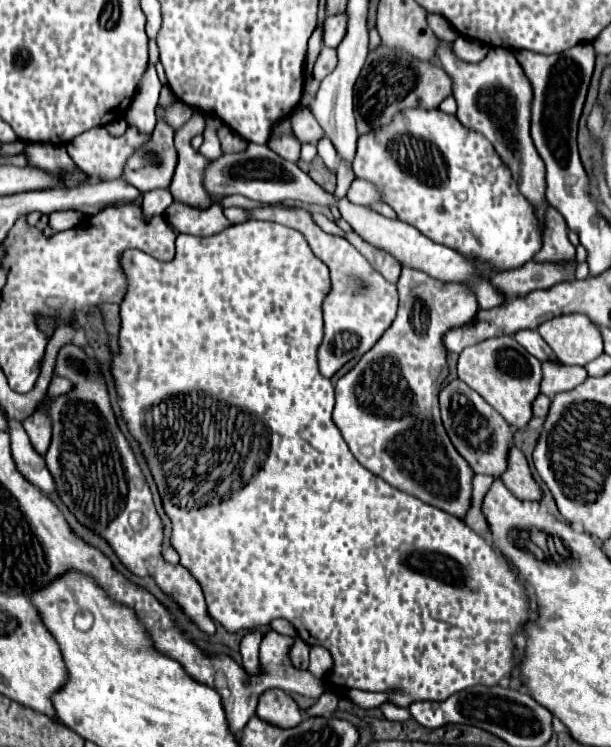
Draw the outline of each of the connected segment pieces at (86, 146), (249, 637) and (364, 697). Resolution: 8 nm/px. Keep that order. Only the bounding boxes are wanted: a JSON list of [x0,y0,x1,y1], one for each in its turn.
[[70,125,151,181],[240,629,264,673],[348,689,388,709]]

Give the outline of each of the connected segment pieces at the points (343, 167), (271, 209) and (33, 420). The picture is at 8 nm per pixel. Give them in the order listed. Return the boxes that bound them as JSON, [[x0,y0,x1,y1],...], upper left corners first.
[[334,159,354,199],[248,205,398,379],[22,411,52,455]]

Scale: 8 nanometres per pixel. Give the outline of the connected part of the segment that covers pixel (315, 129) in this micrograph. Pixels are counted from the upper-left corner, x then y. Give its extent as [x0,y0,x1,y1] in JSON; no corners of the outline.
[290,105,324,143]

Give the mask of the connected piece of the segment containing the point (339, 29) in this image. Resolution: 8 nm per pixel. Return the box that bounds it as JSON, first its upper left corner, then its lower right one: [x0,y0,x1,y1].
[324,13,348,47]

